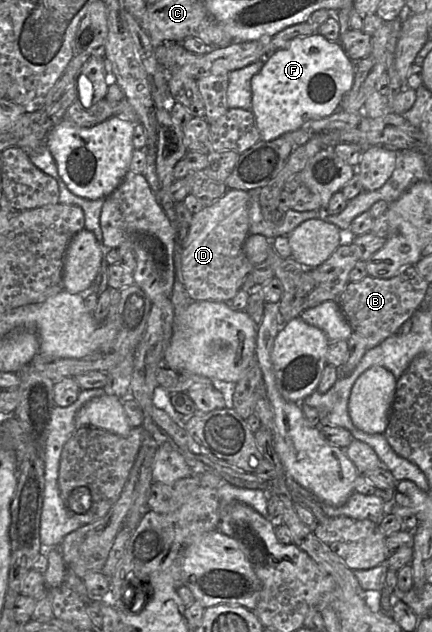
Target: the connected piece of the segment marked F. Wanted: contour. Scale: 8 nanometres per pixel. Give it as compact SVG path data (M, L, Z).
M319 33L294 38L261 60L263 67L251 79L251 111L261 140L274 140L309 120L331 115L353 86L353 61L340 42L328 41Z

